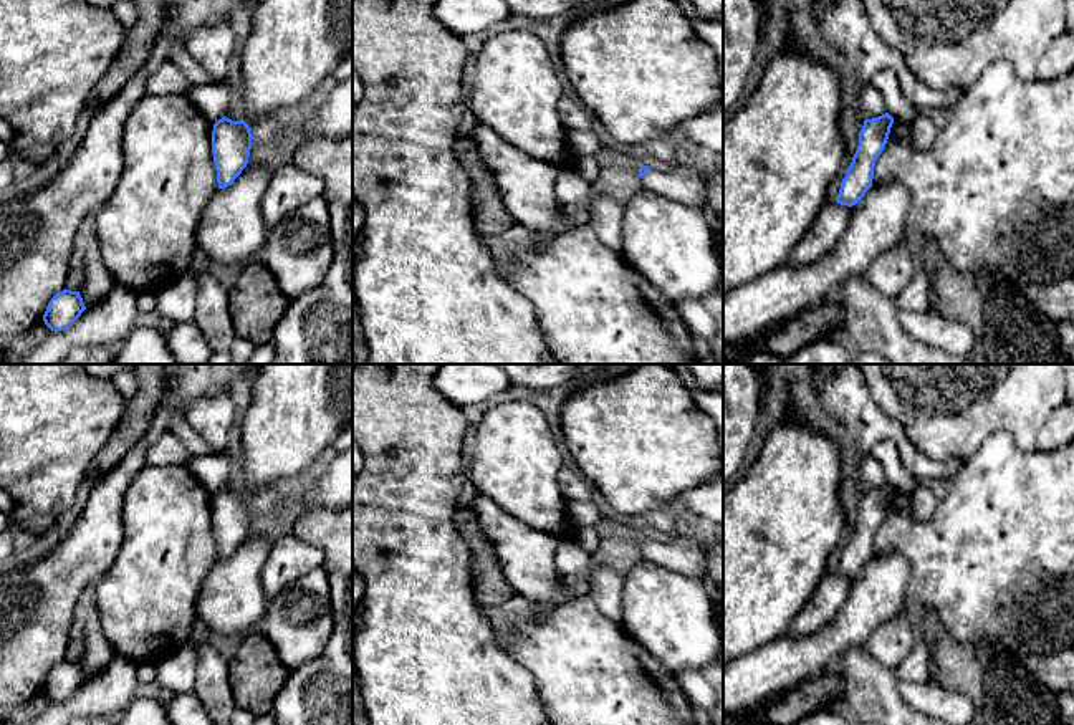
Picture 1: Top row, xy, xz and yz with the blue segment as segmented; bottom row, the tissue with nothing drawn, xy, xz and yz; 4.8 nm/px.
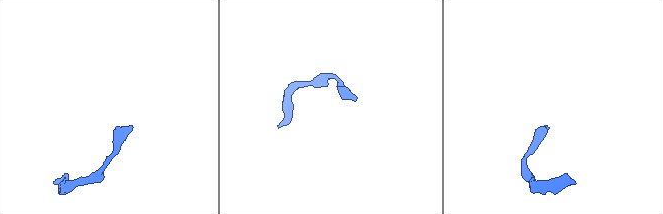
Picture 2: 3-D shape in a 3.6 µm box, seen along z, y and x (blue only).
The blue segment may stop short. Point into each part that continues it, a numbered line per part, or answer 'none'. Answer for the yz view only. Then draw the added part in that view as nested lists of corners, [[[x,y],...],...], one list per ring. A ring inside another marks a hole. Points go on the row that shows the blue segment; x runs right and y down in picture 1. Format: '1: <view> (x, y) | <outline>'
none

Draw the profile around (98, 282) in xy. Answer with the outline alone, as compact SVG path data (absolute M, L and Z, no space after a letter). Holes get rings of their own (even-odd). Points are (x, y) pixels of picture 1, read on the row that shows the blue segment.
M96 235L89 240L83 262L84 280L78 291L84 306L89 308L101 301L117 283L104 266Z

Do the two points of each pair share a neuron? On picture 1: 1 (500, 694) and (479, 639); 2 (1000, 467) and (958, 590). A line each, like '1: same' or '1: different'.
1: same
2: same

